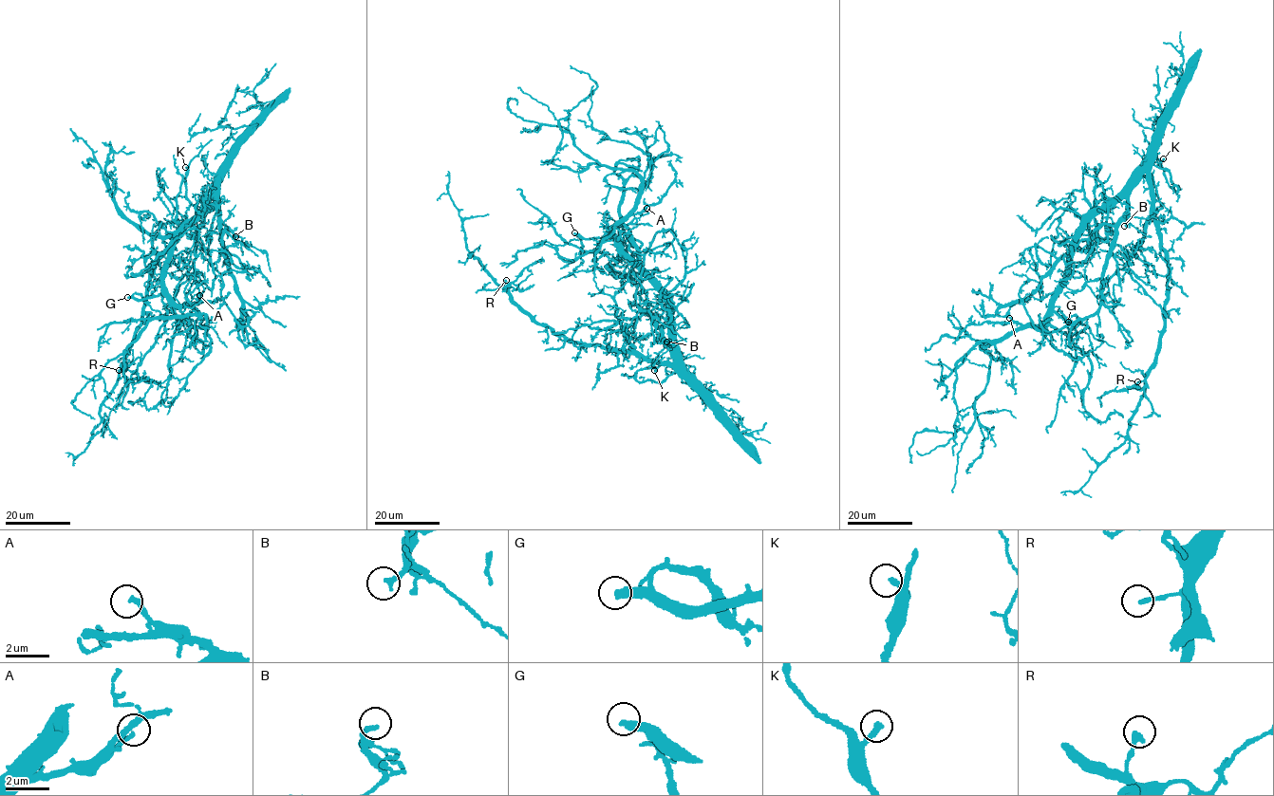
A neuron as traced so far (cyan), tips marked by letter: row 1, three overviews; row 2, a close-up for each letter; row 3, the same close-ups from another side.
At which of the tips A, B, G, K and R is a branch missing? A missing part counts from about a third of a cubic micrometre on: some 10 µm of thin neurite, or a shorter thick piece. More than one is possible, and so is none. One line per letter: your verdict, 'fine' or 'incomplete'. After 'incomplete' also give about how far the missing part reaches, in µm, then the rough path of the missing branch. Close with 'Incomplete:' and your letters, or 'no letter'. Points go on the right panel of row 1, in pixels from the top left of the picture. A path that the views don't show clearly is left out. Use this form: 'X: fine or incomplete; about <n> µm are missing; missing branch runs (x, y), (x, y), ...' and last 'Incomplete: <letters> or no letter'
A: fine
B: fine
G: incomplete; about 25 µm are missing; missing branch runs (1068, 322), (1074, 320), (1120, 337)
K: fine
R: fine
Incomplete: G

